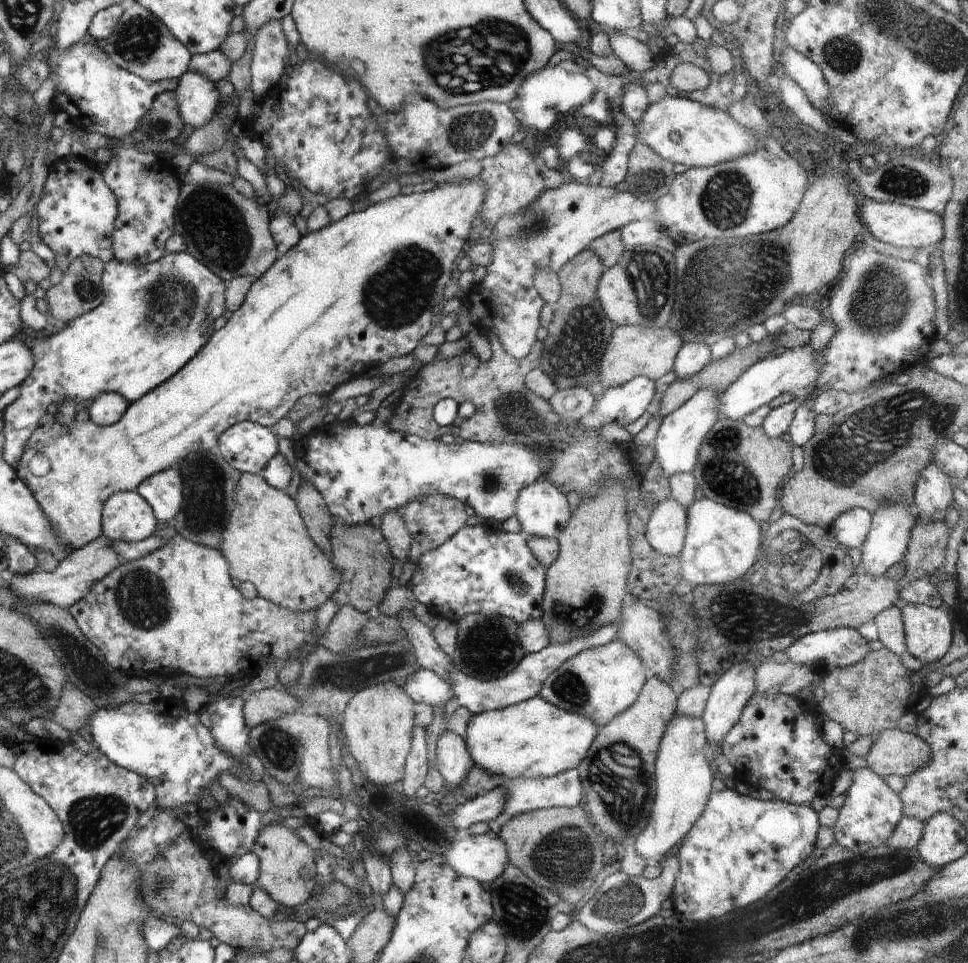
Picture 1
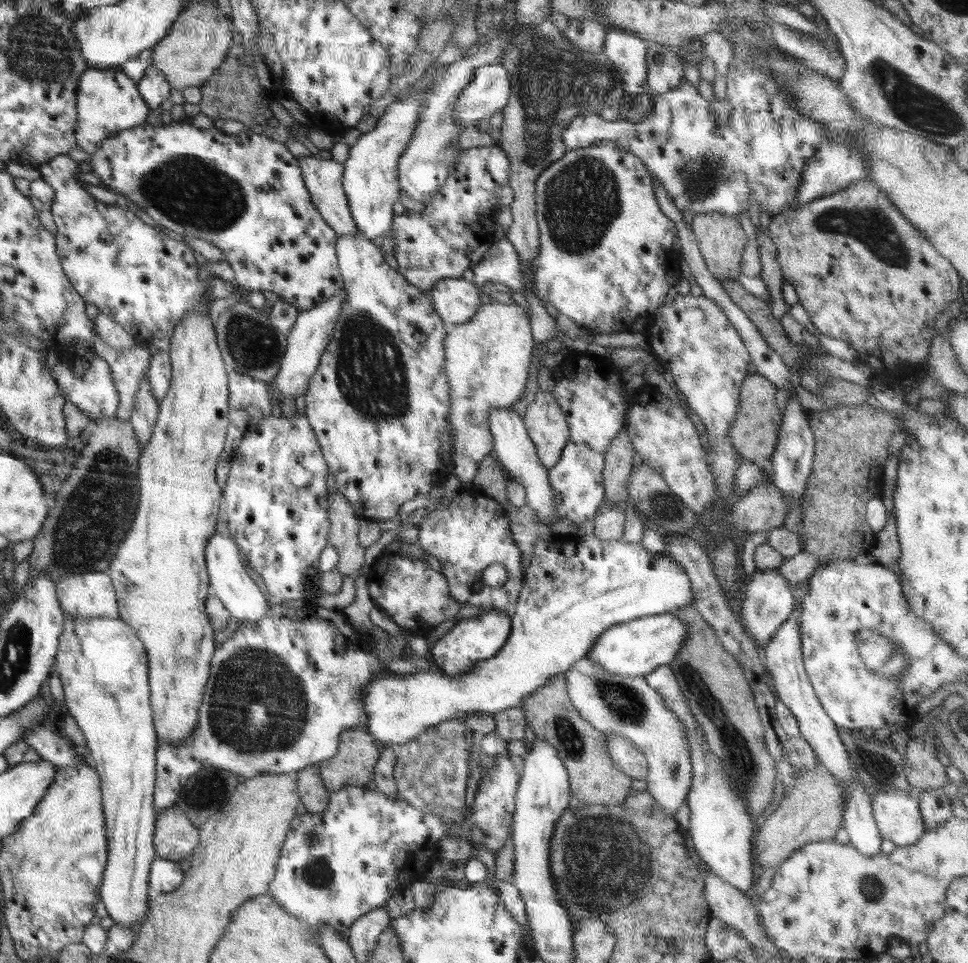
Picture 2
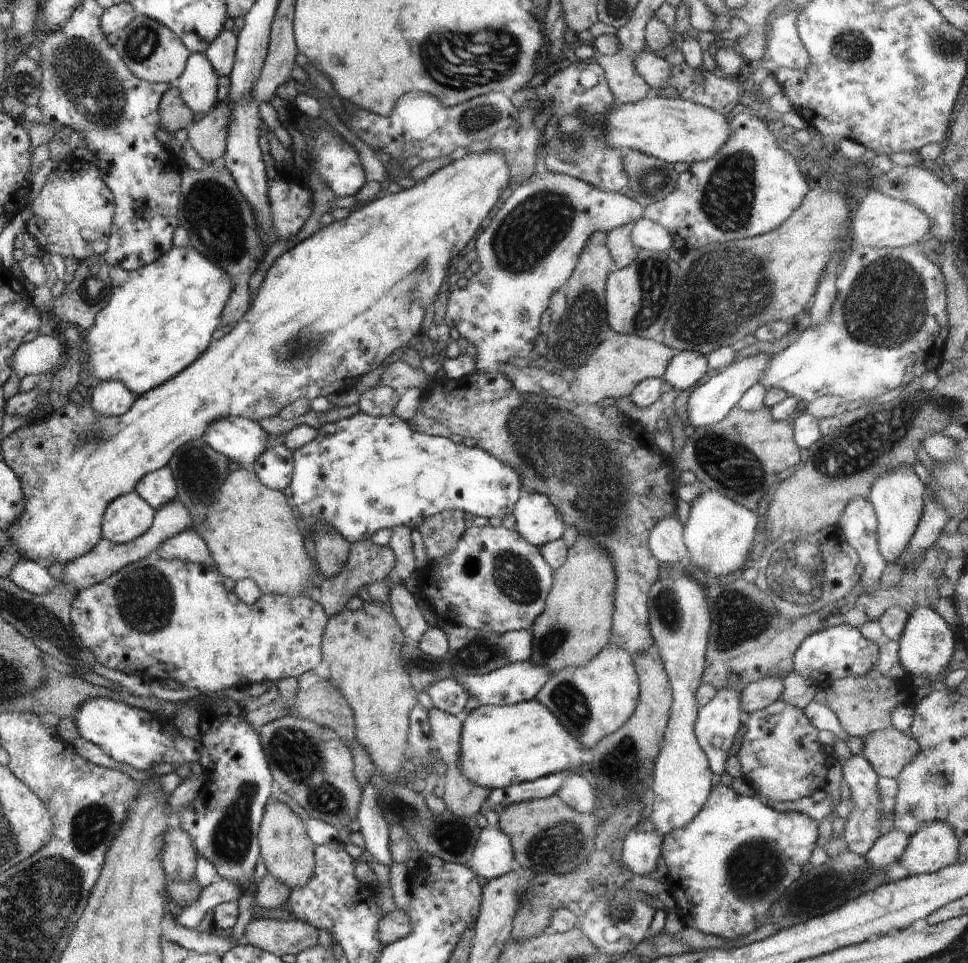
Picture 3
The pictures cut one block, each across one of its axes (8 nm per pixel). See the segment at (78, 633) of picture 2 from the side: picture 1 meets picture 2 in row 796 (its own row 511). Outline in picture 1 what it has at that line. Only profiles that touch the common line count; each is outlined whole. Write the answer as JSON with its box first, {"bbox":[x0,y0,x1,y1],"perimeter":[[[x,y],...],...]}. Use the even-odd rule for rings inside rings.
{"bbox":[101,491,160,543],"perimeter":[[[137,491],[115,492],[108,500],[103,502],[101,515],[103,534],[110,541],[120,540],[135,543],[144,540],[156,532],[160,523],[155,517],[152,507],[146,502],[145,497],[138,494]]]}

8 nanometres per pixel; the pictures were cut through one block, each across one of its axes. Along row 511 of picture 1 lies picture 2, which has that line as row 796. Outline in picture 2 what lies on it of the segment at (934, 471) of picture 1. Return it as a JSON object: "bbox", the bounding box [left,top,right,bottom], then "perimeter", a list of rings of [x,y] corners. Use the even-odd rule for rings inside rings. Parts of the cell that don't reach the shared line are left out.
{"bbox":[919,789,952,830],"perimeter":[[[942,789],[924,790],[920,794],[919,808],[926,830],[935,829],[952,816],[952,801]]]}

